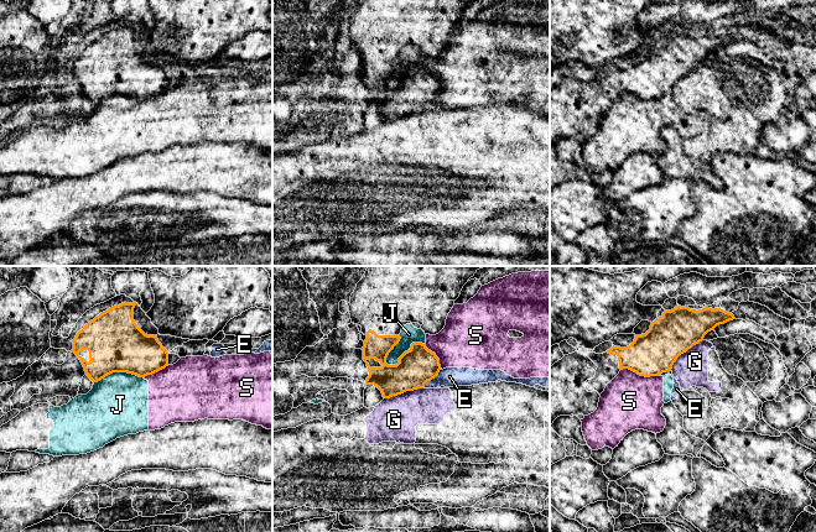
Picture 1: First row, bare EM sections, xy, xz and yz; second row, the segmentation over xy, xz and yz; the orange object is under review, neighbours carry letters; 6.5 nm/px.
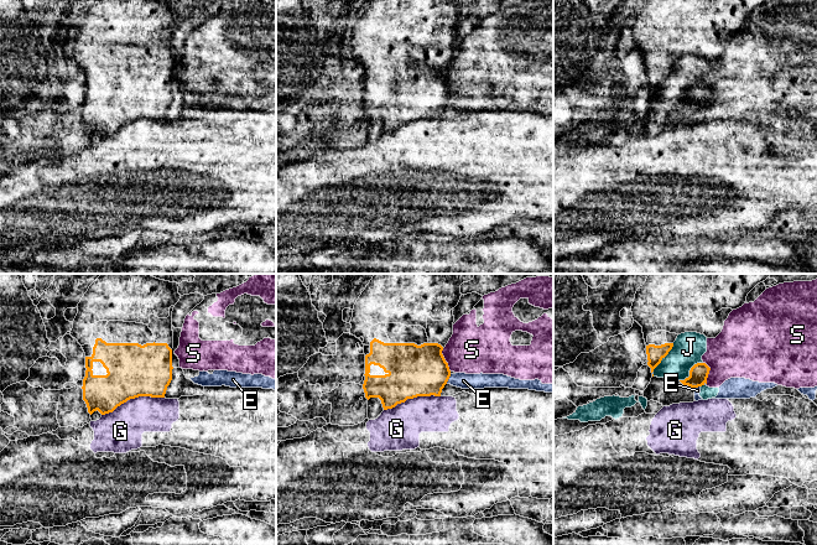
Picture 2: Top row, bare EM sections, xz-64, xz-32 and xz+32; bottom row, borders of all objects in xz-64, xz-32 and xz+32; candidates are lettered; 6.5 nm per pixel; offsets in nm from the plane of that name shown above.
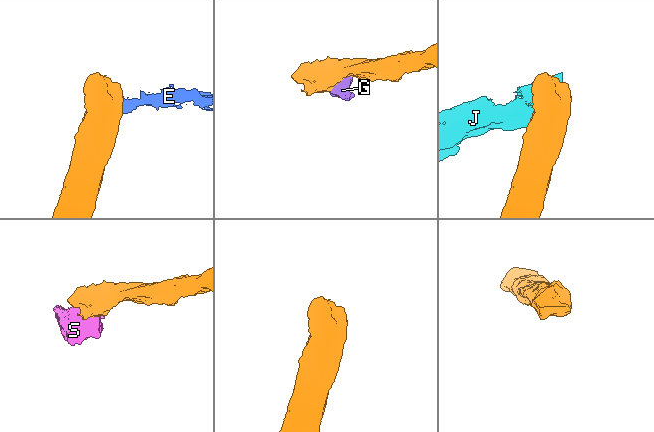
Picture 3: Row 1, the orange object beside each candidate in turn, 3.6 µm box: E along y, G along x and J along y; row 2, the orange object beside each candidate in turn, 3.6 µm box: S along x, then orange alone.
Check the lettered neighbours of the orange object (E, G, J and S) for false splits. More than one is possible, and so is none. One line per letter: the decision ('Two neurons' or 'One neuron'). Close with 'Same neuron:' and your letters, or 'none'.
E: Two neurons
G: Two neurons
J: Two neurons
S: Two neurons
Same neuron: none

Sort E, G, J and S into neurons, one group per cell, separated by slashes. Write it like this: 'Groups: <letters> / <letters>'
Groups: E J S / G

